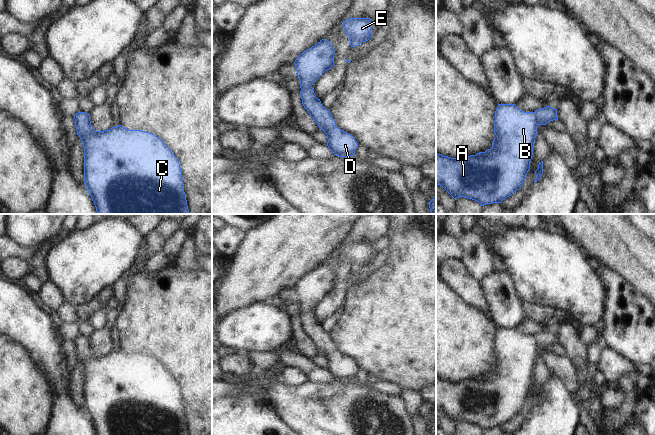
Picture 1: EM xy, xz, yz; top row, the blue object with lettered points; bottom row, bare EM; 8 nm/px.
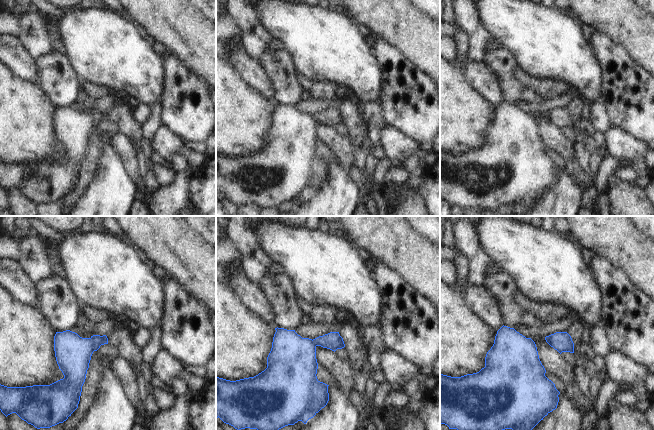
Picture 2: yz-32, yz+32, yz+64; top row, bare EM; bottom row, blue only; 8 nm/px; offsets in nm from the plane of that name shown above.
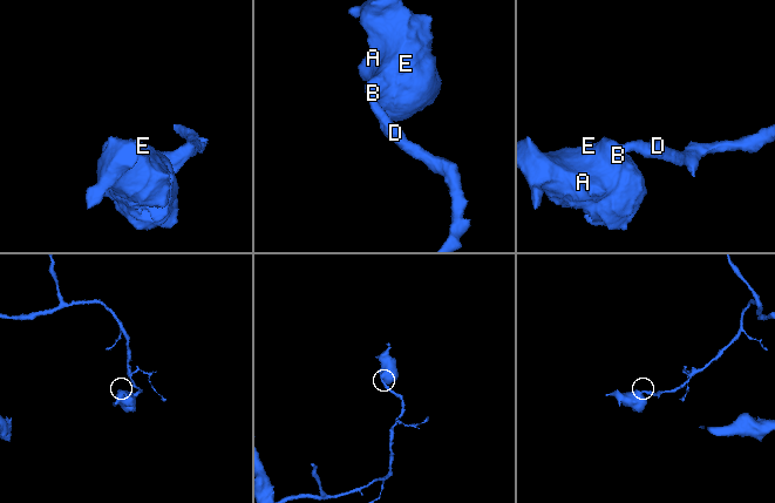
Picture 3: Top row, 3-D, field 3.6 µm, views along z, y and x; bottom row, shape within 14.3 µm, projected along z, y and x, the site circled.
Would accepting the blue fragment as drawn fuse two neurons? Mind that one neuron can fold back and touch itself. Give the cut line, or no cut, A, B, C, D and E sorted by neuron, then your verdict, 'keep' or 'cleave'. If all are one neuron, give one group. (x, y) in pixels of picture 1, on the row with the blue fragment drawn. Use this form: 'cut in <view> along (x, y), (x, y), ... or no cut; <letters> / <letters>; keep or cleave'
no cut; A B C D E; keep

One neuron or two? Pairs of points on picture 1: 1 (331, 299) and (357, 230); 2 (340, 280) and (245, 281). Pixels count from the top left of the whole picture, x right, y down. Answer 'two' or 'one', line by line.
1: one
2: two

